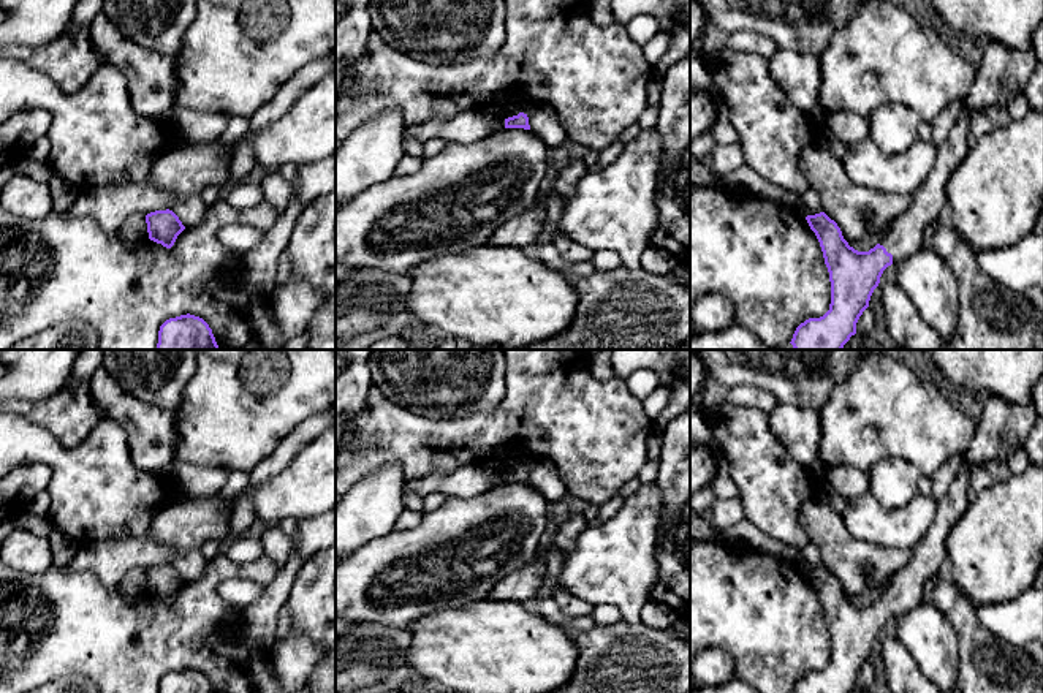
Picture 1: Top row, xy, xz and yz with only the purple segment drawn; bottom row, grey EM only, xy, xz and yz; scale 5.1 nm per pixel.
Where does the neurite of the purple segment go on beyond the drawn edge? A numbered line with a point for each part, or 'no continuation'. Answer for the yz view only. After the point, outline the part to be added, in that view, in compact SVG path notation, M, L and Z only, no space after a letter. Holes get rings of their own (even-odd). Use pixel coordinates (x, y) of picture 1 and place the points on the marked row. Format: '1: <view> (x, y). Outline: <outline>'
1: yz (1001, 73). Outline: M996 41L981 43L981 55L975 63L975 79L958 122L946 141L939 146L937 161L912 195L910 207L891 223L880 240L880 245L893 255L893 264L899 264L918 252L924 245L924 229L939 220L946 204L950 177L970 150L972 112L983 108L1007 108L1016 95L1026 92L1037 63L1034 49L1019 51Z

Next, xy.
no continuation

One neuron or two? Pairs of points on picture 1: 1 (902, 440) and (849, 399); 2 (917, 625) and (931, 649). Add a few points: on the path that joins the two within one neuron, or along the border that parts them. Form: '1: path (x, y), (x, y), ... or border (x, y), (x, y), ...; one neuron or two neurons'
1: path (890, 427), (877, 415), (864, 415), (861, 412); one neuron
2: path (923, 632), (931, 643); one neuron

